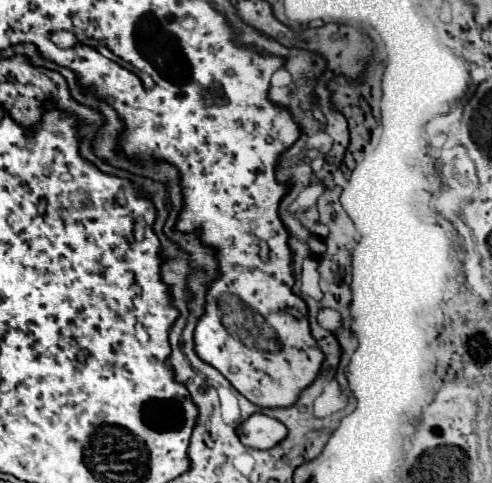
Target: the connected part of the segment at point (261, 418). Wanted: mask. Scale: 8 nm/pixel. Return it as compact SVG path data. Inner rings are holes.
M256 412L236 428L236 434L244 446L268 450L286 438L286 426L280 420Z

